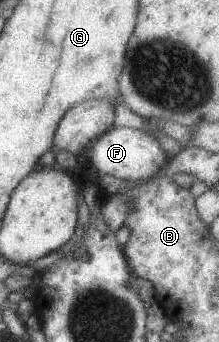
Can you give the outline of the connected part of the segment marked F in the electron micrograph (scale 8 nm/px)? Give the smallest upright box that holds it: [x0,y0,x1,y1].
[88,127,168,181]

